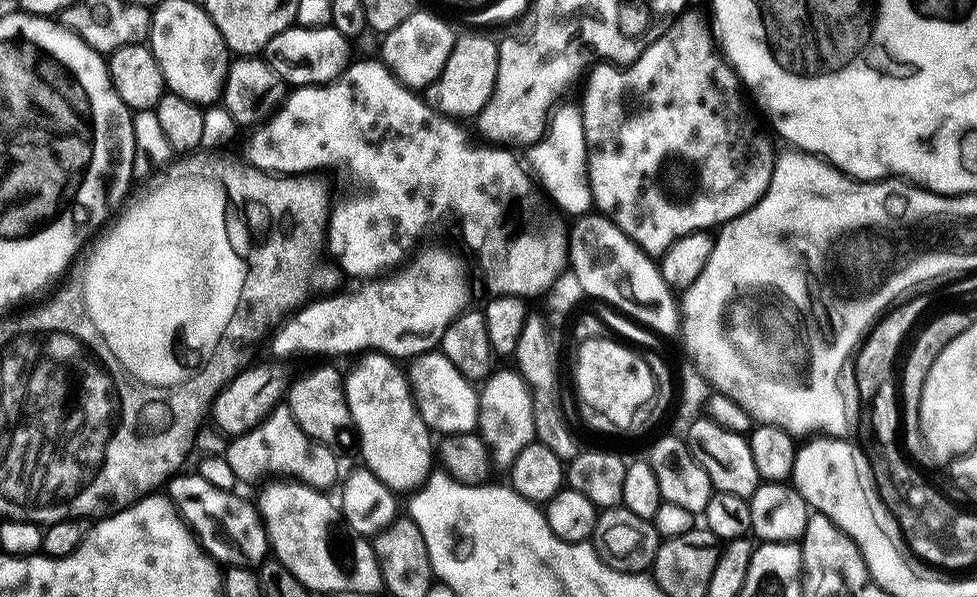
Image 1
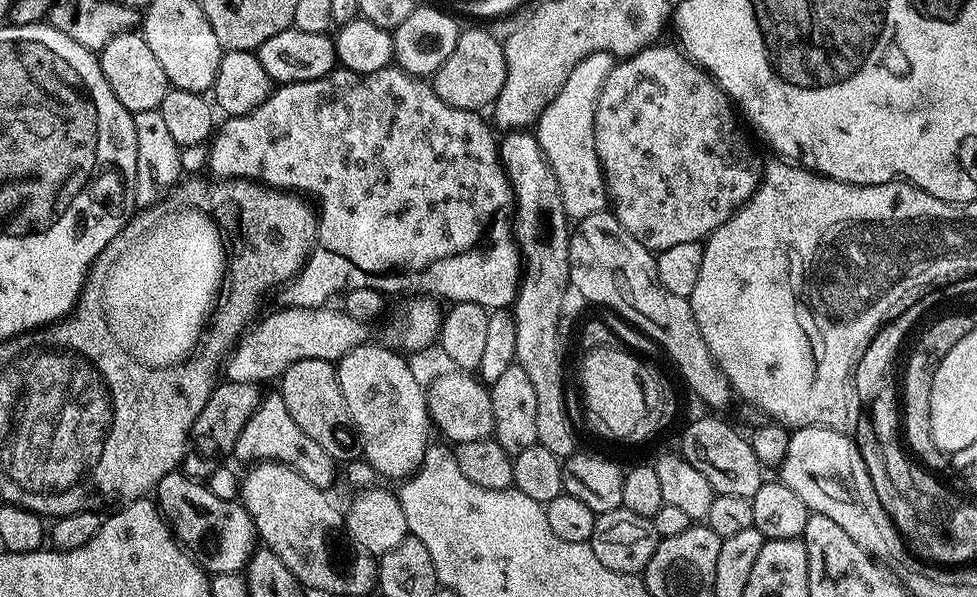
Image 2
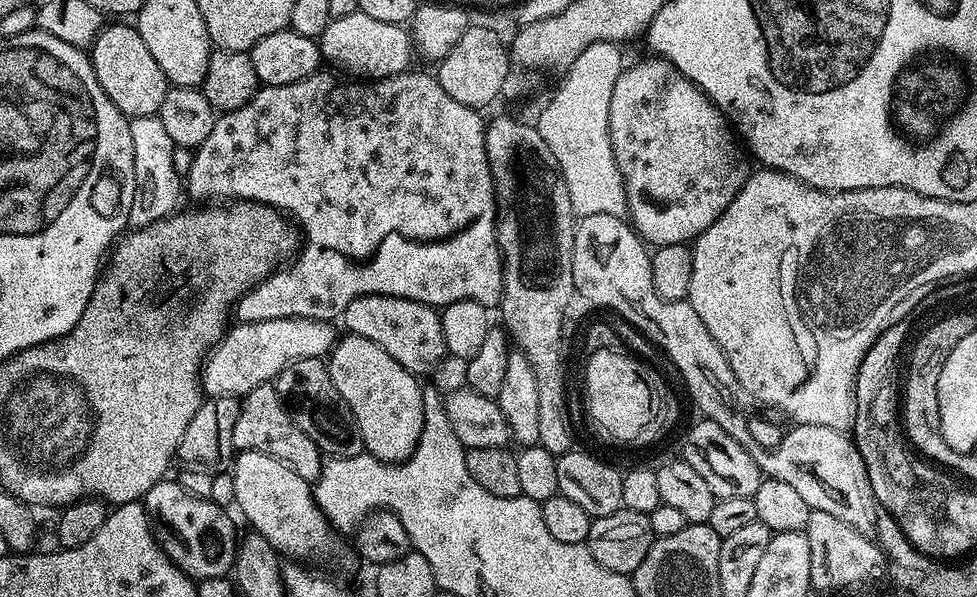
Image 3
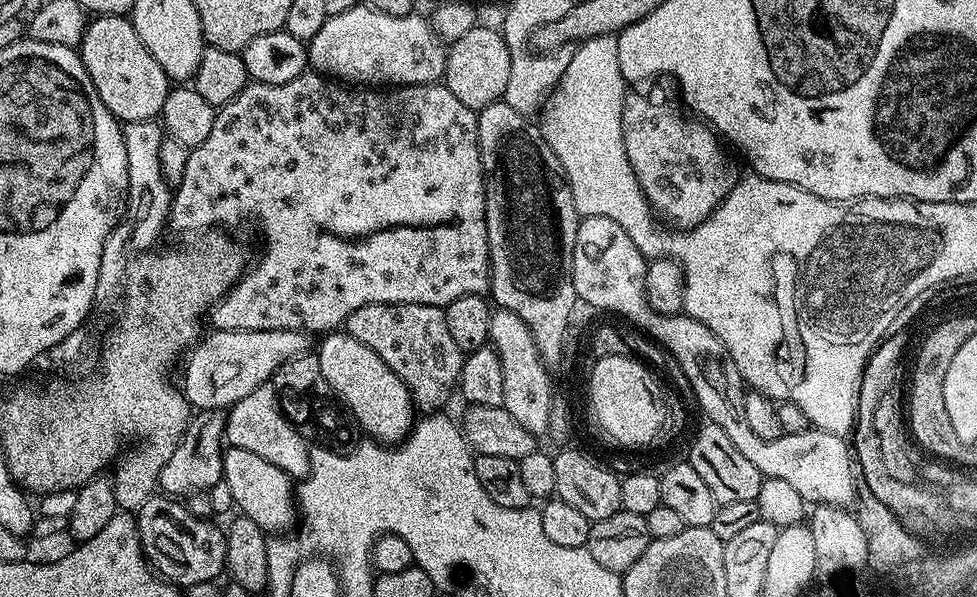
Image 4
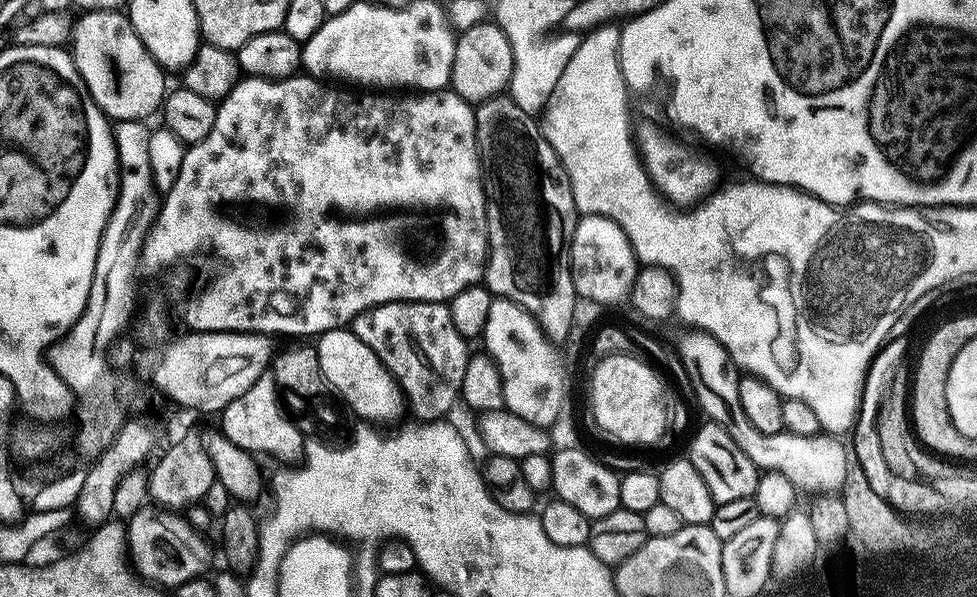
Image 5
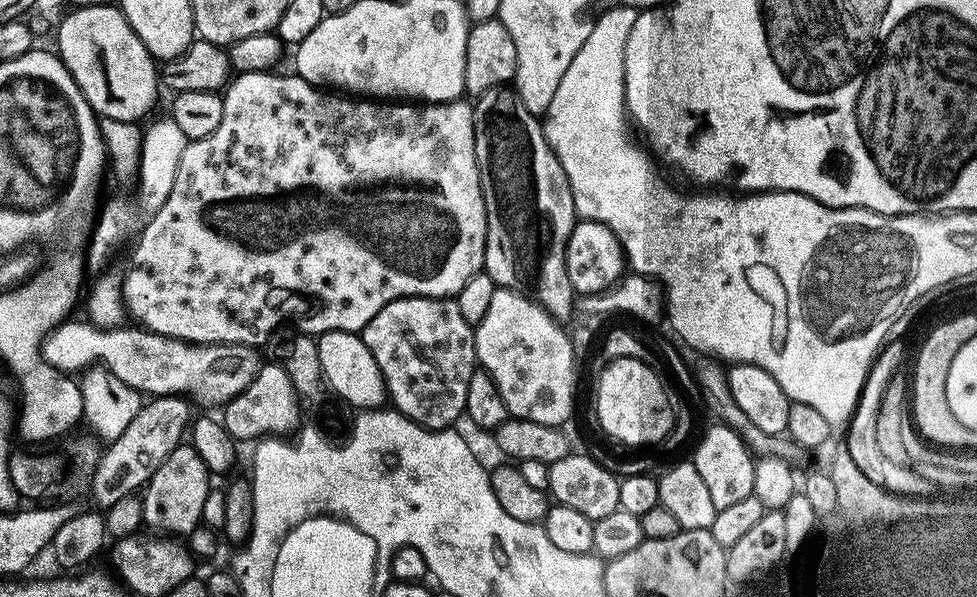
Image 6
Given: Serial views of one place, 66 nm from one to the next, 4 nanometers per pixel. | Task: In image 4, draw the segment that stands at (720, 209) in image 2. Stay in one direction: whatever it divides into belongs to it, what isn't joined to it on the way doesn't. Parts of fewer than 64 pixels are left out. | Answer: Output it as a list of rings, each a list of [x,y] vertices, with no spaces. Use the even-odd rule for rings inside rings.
[[[632,94],[624,97],[626,158],[653,213],[672,226],[691,226],[705,220],[728,197],[738,179],[717,133],[699,119],[691,119],[685,120],[668,100],[647,100]]]

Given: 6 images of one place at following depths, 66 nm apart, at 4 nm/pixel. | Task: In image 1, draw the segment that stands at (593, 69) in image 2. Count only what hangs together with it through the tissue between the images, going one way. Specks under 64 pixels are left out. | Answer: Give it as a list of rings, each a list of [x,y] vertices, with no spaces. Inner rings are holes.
[[[561,103],[559,107],[557,107],[555,111],[551,113],[550,119],[548,121],[548,131],[544,133],[544,136],[541,138],[540,141],[538,141],[538,143],[531,145],[531,147],[527,149],[527,152],[528,152],[528,160],[530,163],[532,163],[533,169],[531,168],[531,171],[534,173],[534,176],[535,176],[534,171],[536,171],[536,176],[538,179],[540,179],[541,184],[541,185],[539,184],[539,187],[541,189],[546,188],[544,190],[546,191],[546,195],[549,201],[551,201],[551,203],[555,205],[555,207],[559,209],[561,213],[567,214],[569,217],[575,218],[578,216],[585,215],[585,213],[587,213],[589,209],[593,207],[592,187],[588,184],[588,144],[586,143],[586,141],[584,141],[584,118],[581,109],[577,107],[577,105],[575,108],[575,106],[572,104],[564,104],[564,105],[563,104],[564,103]]]

